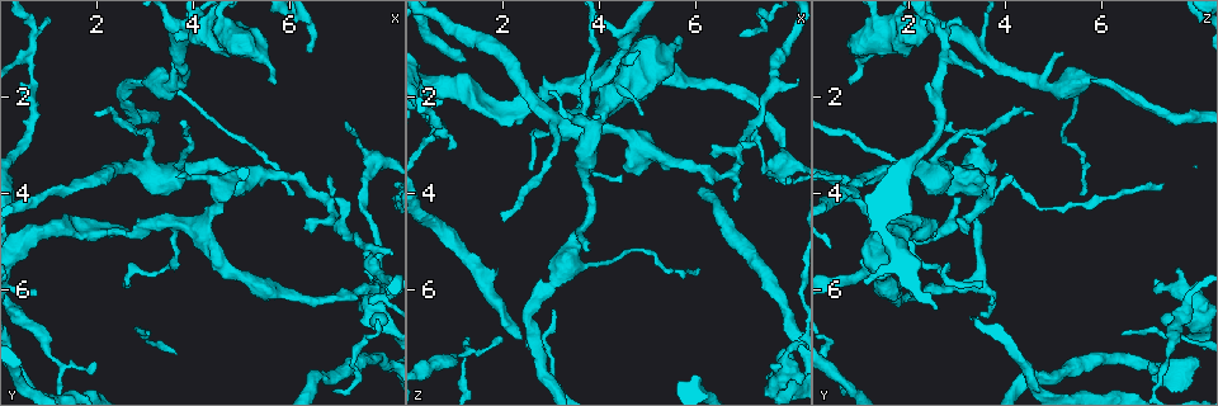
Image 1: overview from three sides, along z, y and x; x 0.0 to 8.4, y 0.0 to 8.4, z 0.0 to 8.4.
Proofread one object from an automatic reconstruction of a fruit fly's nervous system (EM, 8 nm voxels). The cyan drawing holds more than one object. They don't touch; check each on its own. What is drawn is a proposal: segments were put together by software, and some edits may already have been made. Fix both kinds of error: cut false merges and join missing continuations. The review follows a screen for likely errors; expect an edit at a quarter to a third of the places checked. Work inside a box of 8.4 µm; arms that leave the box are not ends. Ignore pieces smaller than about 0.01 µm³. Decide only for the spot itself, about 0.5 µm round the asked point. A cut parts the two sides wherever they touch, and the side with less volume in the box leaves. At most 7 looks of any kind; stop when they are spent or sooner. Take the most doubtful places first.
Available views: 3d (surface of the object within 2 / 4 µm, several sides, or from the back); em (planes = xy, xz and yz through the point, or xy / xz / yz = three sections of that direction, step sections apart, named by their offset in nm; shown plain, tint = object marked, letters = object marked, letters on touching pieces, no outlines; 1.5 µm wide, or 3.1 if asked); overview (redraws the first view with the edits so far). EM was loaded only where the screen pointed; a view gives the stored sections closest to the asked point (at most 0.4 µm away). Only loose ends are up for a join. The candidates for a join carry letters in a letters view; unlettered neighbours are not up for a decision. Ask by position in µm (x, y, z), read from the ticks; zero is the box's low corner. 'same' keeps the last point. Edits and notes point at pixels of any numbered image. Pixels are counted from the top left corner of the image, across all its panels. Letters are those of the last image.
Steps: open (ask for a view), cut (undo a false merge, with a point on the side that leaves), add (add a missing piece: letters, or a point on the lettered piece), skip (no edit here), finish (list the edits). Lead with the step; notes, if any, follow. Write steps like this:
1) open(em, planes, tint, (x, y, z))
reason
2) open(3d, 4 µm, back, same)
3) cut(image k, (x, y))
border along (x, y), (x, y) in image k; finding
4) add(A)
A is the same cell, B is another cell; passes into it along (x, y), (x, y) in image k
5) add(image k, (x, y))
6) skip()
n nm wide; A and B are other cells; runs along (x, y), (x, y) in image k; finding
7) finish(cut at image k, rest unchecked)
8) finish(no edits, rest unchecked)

open(3d, 4 µm, (2.05, 7.50, 7.00))
an open end

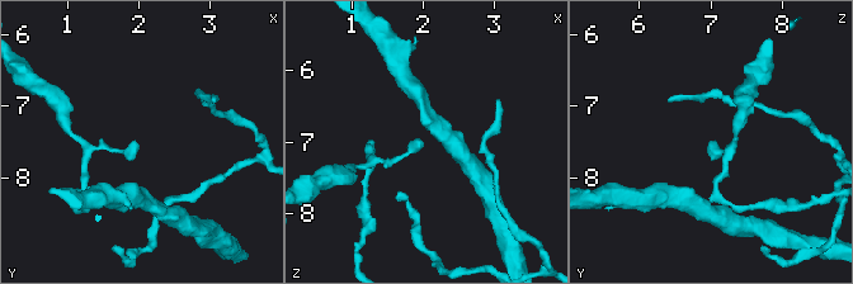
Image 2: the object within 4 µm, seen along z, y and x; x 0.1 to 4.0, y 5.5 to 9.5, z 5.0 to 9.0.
open(em, xy, step 8, plain, (1.95, 7.50, 7.00))
shape alone is not enough

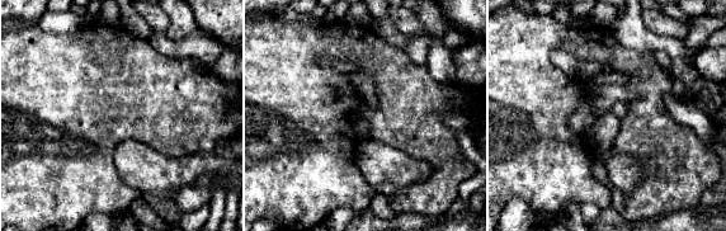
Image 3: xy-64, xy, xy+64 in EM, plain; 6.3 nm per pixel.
open(em, xy, step 8, letters, same)
see the neighbours

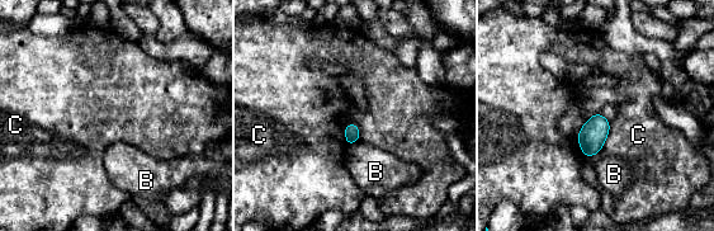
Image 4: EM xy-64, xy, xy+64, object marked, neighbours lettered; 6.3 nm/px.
skip()
B and C are other cells; border along (354, 122), (345, 128), (346, 145) in image 4; no lettered piece goes on from it

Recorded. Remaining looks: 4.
open(em, planes, tint, (0.65, 1.30, 2.70))
side arm on a straight run

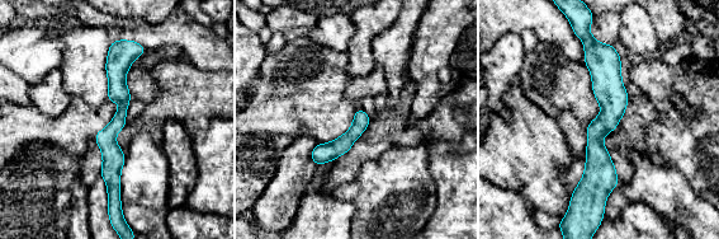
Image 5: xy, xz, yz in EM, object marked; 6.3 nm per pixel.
open(em, planes, letters, same)

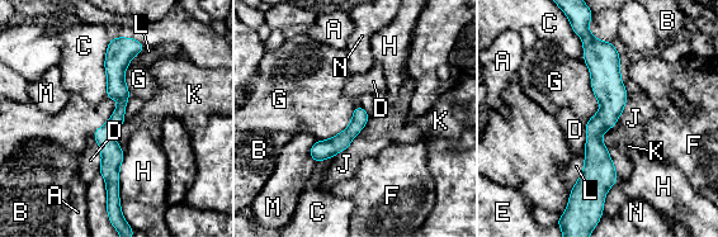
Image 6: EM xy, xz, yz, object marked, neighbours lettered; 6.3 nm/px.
skip()
A, B, C, D, E, F, G, H, J, K, L, M and N are other cells; runs along (605, 71), (593, 223) in image 6; one neuron here

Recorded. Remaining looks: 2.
open(em, yz, step 8, tint, (3.75, 1.10, 5.20))
an open end

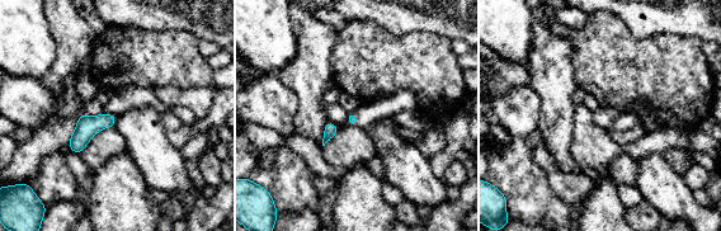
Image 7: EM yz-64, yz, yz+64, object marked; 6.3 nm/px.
open(em, planes, letters, same)

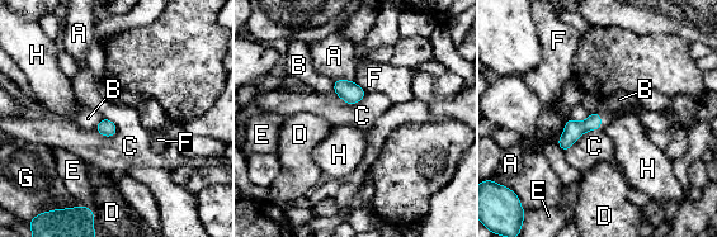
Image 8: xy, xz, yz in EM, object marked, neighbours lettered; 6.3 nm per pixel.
skip()
A, B, C, D, E, F, G and H are other cells; border along (103, 118), (94, 128) in image 8; no lettered piece goes on from it

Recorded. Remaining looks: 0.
finish(no edits, rest unchecked)

